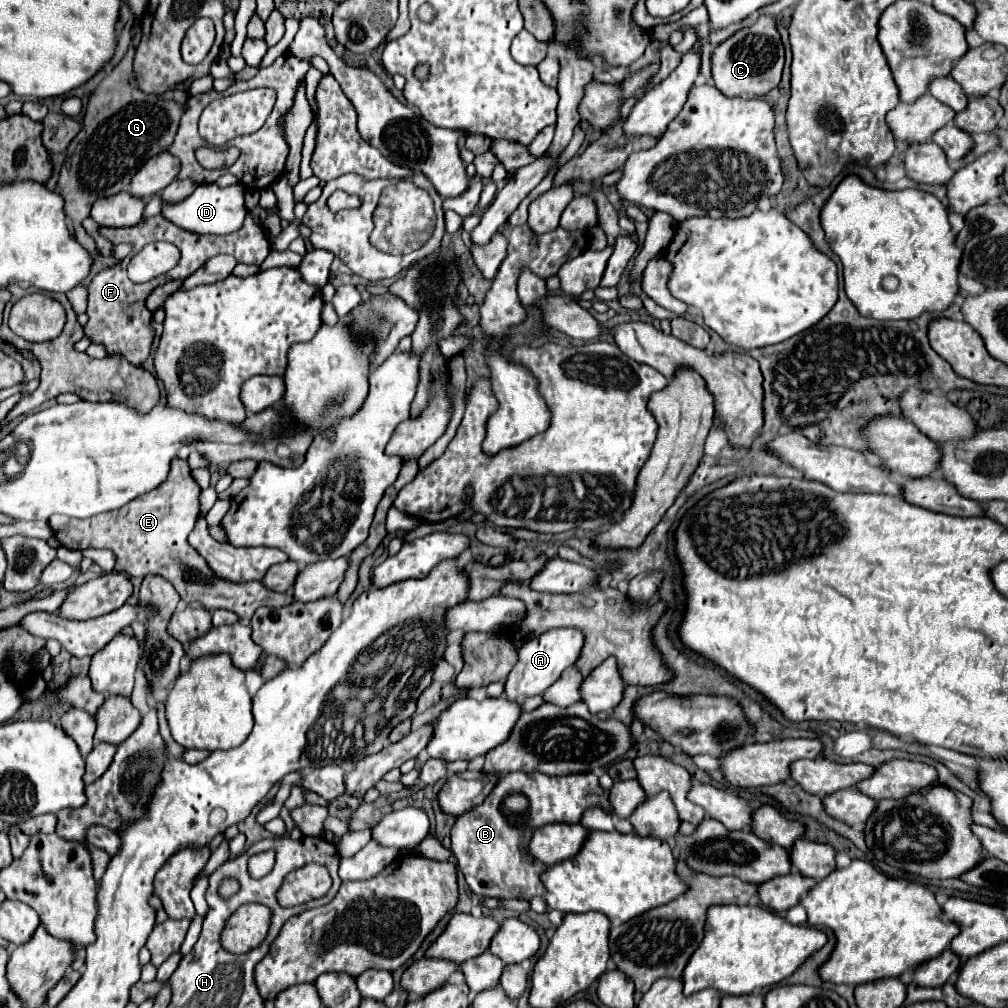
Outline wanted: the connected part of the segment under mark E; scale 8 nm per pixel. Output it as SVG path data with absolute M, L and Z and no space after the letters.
M172 459L170 473L164 485L136 497L128 505L116 511L106 511L88 519L72 519L64 515L54 515L48 523L54 531L58 543L66 549L112 549L116 553L116 571L126 573L130 577L144 577L152 573L160 573L164 579L172 581L174 589L182 597L182 601L198 603L208 611L228 609L234 611L240 619L250 619L258 607L284 607L292 605L296 599L290 591L276 593L266 589L262 581L250 581L248 585L232 585L228 581L216 581L210 577L208 565L204 559L188 545L188 533L192 531L198 519L198 493L200 487L190 475L190 467L184 459Z

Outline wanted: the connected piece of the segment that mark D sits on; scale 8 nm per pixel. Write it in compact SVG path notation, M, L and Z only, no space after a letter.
M216 183L210 185L198 185L194 193L178 203L166 203L162 201L162 217L180 229L194 231L194 233L214 233L214 235L228 235L236 229L240 229L244 215L248 213L244 205L244 193L246 187L242 183L230 185L230 187L218 187Z

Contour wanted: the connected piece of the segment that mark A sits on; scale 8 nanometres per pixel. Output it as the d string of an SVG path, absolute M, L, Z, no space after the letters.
M548 629L546 633L526 641L518 651L518 663L514 665L514 669L506 679L504 685L506 699L522 701L526 697L542 695L560 677L564 669L574 665L576 657L580 655L580 645L582 645L582 633L578 629Z

